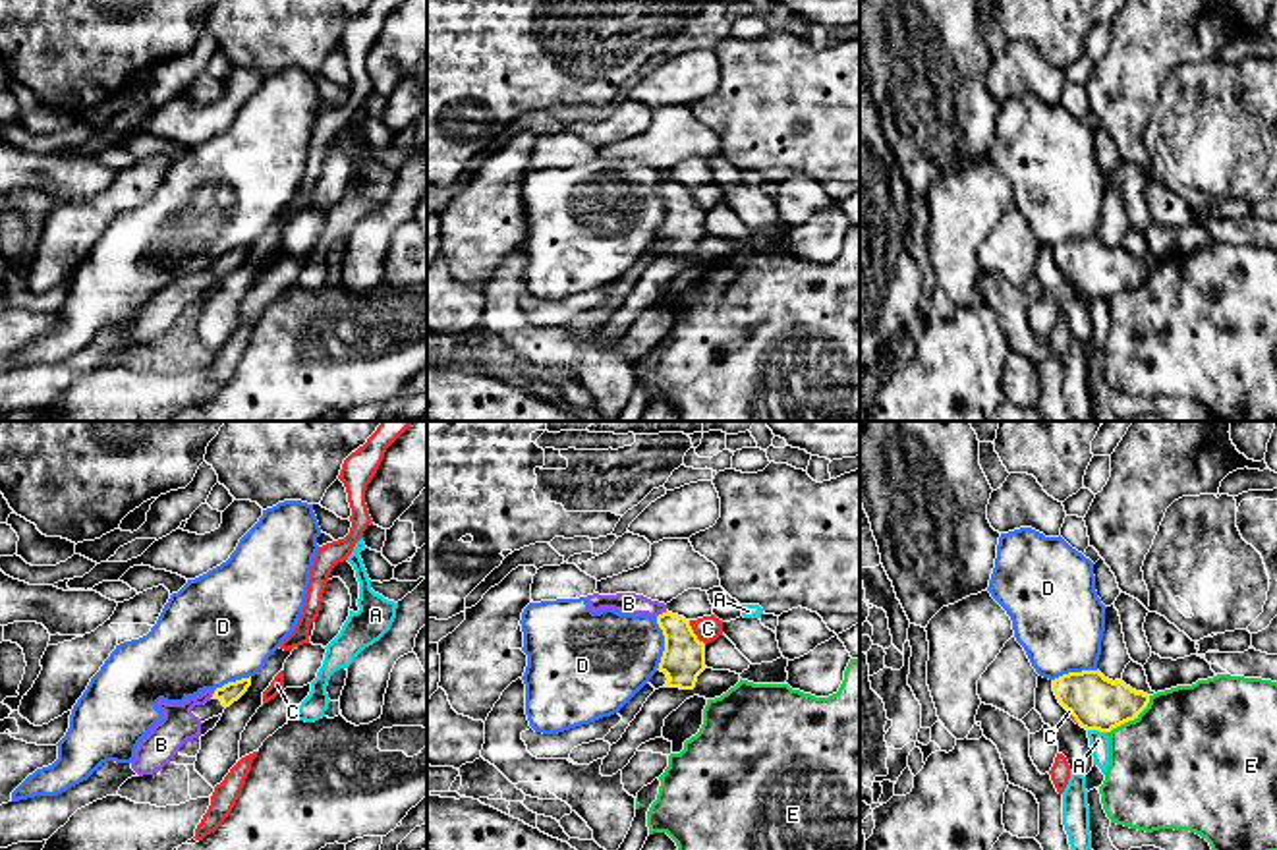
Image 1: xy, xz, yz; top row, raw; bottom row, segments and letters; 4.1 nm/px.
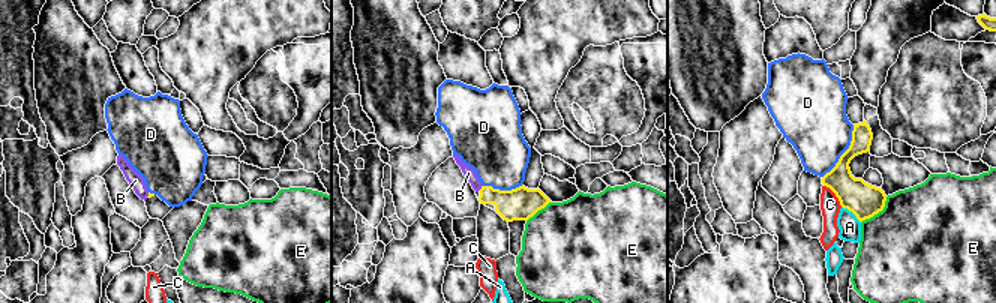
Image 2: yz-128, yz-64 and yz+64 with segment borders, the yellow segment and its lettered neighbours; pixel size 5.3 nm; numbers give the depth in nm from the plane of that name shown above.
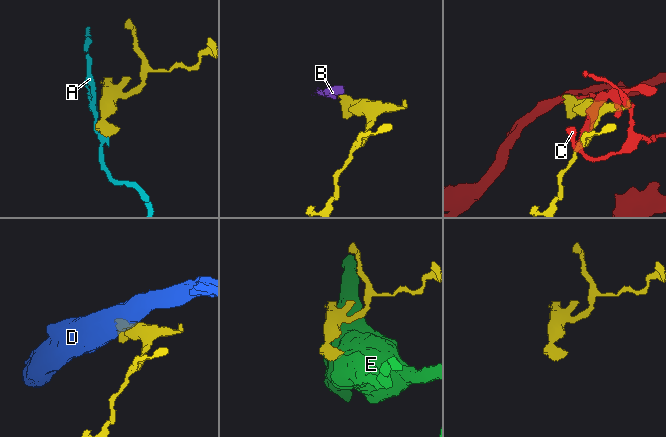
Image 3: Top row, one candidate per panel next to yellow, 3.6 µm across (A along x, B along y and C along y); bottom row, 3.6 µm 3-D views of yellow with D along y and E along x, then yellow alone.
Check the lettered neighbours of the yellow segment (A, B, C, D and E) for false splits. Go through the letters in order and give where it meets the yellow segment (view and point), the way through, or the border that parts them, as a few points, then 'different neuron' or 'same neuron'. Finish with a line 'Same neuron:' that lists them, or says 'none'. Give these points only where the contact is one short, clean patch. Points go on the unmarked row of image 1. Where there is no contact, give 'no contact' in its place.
A: yz (1098, 296) | along yz (1088, 296), (1106, 300) | different neuron
B: xz (663, 180) | across xz (682, 228), (679, 199), (663, 180), (628, 170) | same neuron
C: xz (694, 201) | different neuron
D: xz (665, 211) | different neuron
E: yz (1131, 286) | along yz (1150, 263), (1150, 269), (1133, 286), (1107, 300) | different neuron
Same neuron: B

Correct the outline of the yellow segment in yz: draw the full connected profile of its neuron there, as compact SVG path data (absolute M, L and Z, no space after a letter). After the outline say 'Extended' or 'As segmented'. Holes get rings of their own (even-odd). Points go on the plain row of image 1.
M1099 238L1068 240L1053 247L1059 270L1086 298L1111 299L1138 286L1149 263L1122 247L1109 247Z. As segmented

